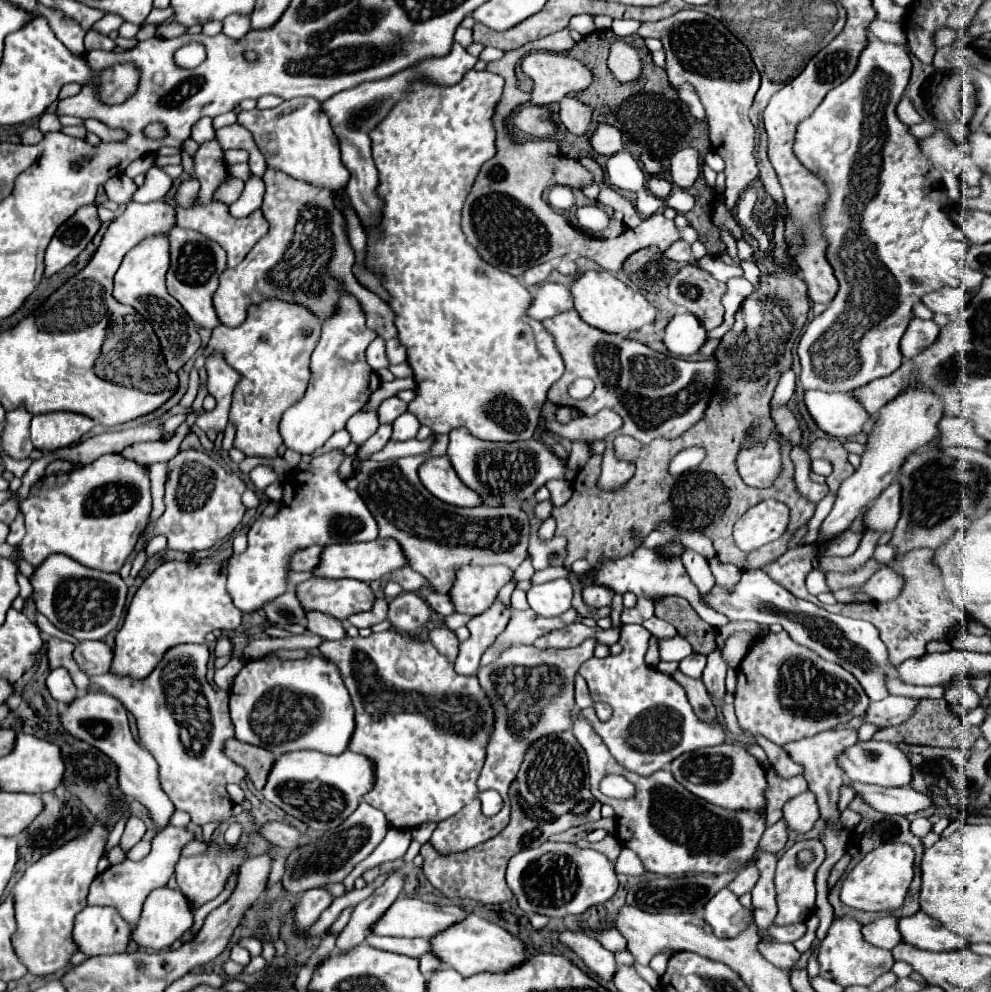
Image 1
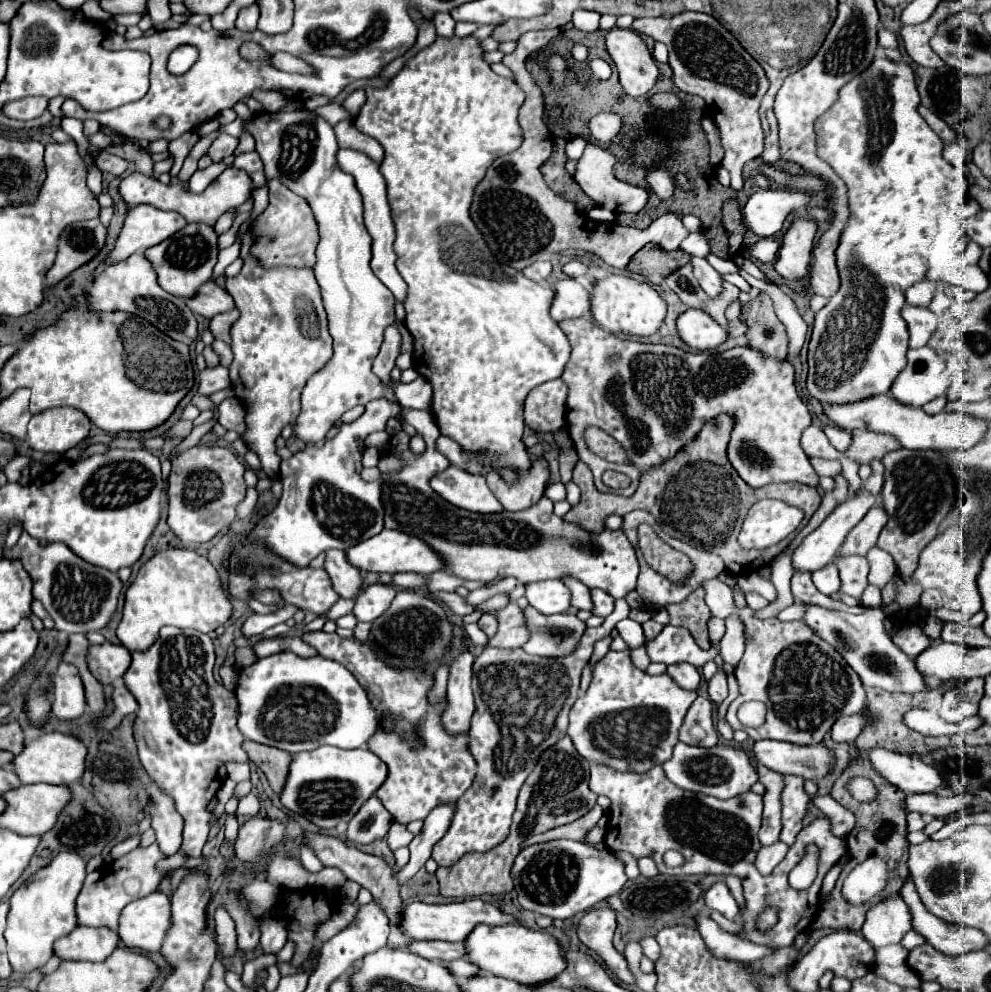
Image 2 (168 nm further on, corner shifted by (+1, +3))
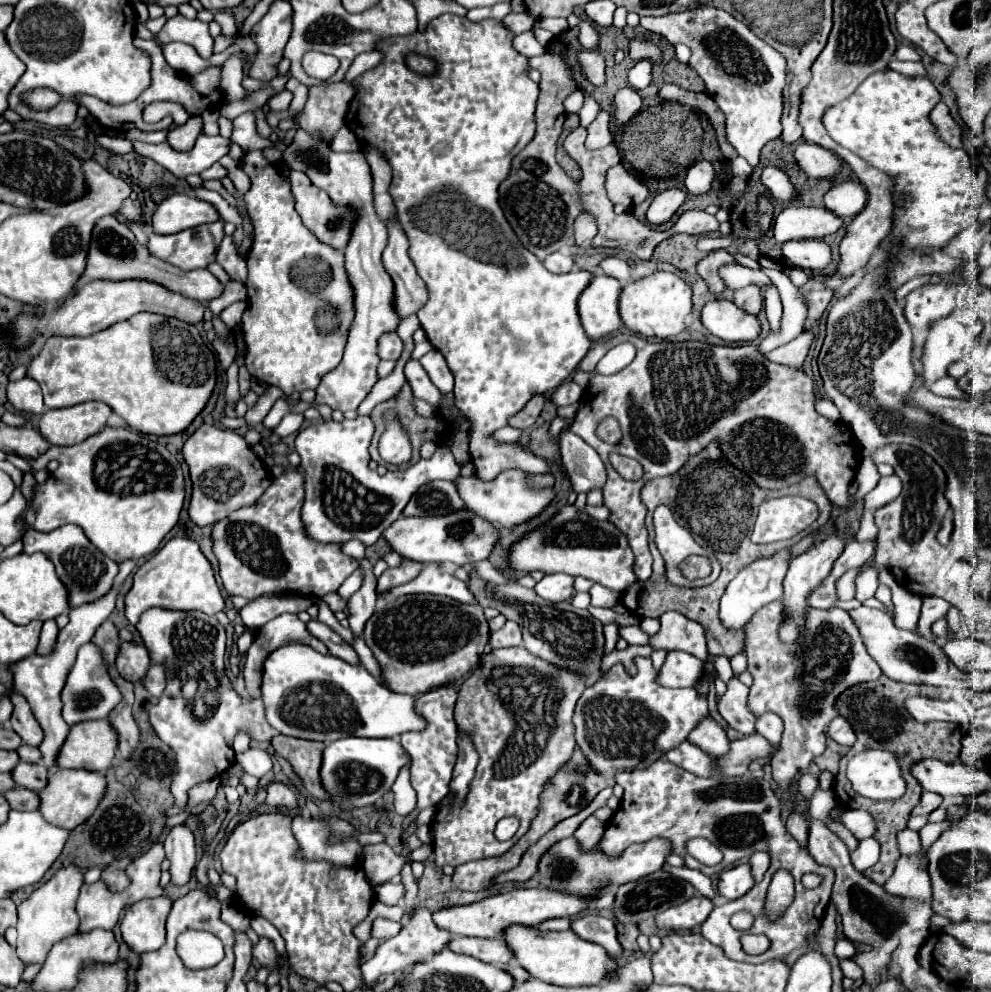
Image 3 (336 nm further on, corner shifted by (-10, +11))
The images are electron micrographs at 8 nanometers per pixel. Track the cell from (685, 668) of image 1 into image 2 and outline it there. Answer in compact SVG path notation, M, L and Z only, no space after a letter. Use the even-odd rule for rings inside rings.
M675 663L667 667L667 673L677 681L677 685L681 685L683 689L697 689L701 675L699 669L693 667L691 663Z

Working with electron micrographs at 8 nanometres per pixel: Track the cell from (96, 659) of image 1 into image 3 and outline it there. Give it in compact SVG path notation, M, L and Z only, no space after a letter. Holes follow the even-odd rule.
M122 643L118 659L116 659L116 667L118 667L118 673L126 681L132 681L132 683L142 681L146 677L150 665L152 665L152 659L144 645Z

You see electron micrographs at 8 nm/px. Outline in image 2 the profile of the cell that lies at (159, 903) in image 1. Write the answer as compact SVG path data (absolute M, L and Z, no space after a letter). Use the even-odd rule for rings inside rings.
M155 891L129 903L119 921L119 937L127 947L159 951L171 927L171 901L165 893Z

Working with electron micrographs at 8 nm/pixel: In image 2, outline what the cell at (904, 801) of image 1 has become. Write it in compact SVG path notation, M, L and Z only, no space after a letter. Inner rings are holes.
M919 793L919 795L905 795L905 811L907 813L921 813L923 817L947 817L965 809L971 803L969 793Z

